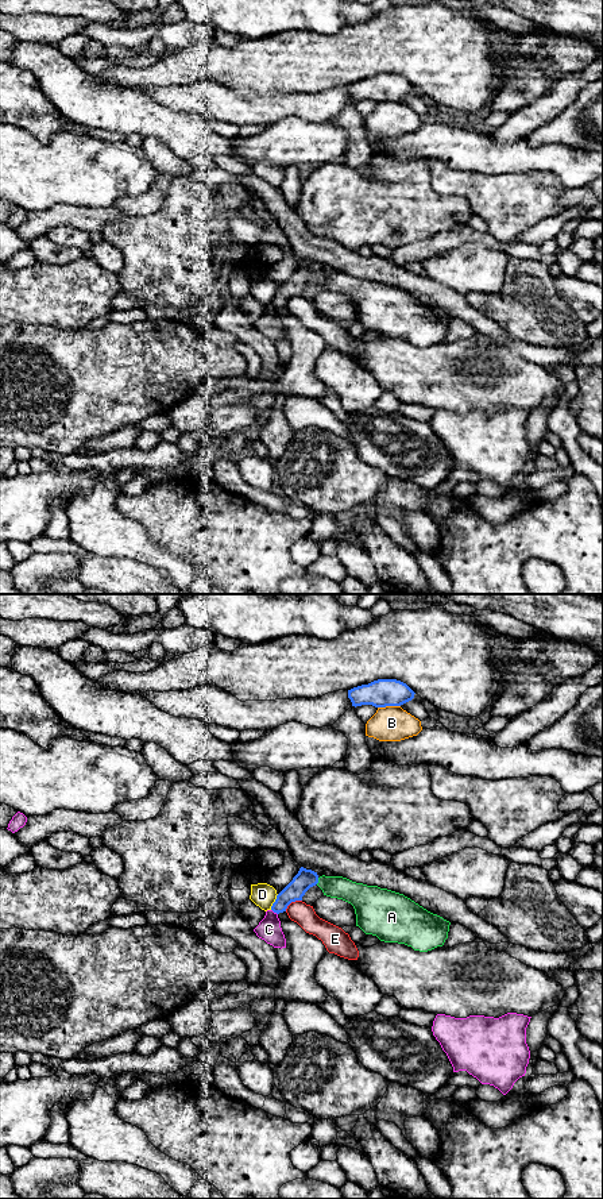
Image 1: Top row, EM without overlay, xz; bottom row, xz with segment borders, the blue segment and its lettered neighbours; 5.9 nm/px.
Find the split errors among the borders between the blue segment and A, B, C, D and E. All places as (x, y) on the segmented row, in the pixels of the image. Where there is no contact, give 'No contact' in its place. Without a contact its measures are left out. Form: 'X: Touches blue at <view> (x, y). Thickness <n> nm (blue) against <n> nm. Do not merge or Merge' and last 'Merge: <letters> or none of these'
A: Touches blue at xz (317, 881). Thickness 120 nm (blue) against 140 nm. Do not merge
B: Touches blue at xz (389, 705). Thickness 170 nm (blue) against 200 nm. Do not merge
C: Touches blue at xz (274, 912). Thickness 110 nm (blue) against 140 nm. Do not merge
D: Touches blue at xz (274, 902). Thickness 120 nm (blue) against 140 nm. Do not merge
E: Touches blue at xz (292, 901). Thickness 120 nm (blue) against 130 nm. Do not merge
Merge: none of these

